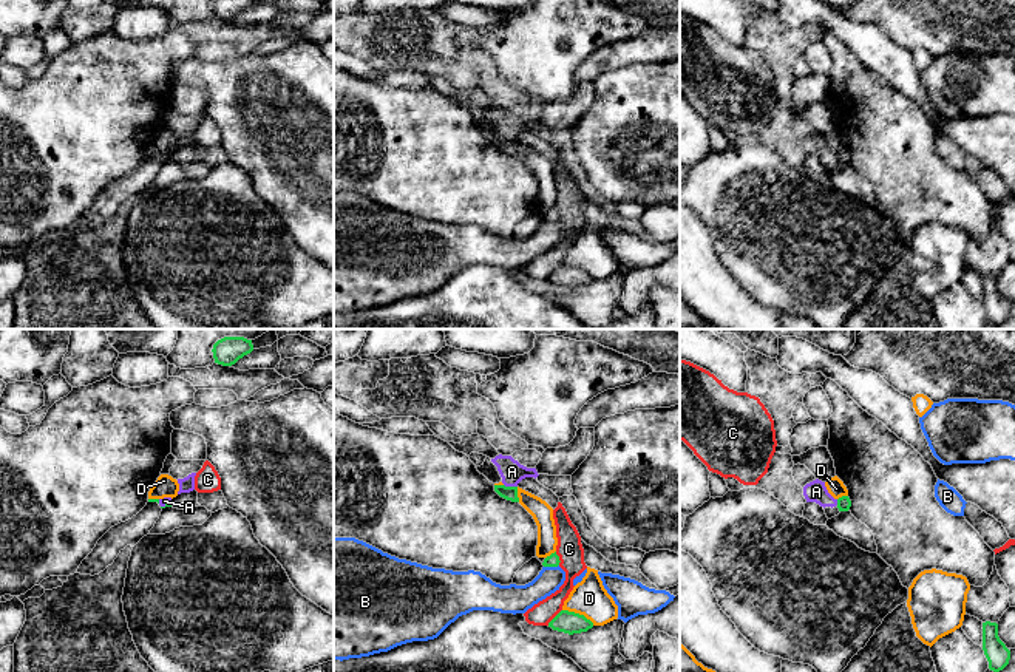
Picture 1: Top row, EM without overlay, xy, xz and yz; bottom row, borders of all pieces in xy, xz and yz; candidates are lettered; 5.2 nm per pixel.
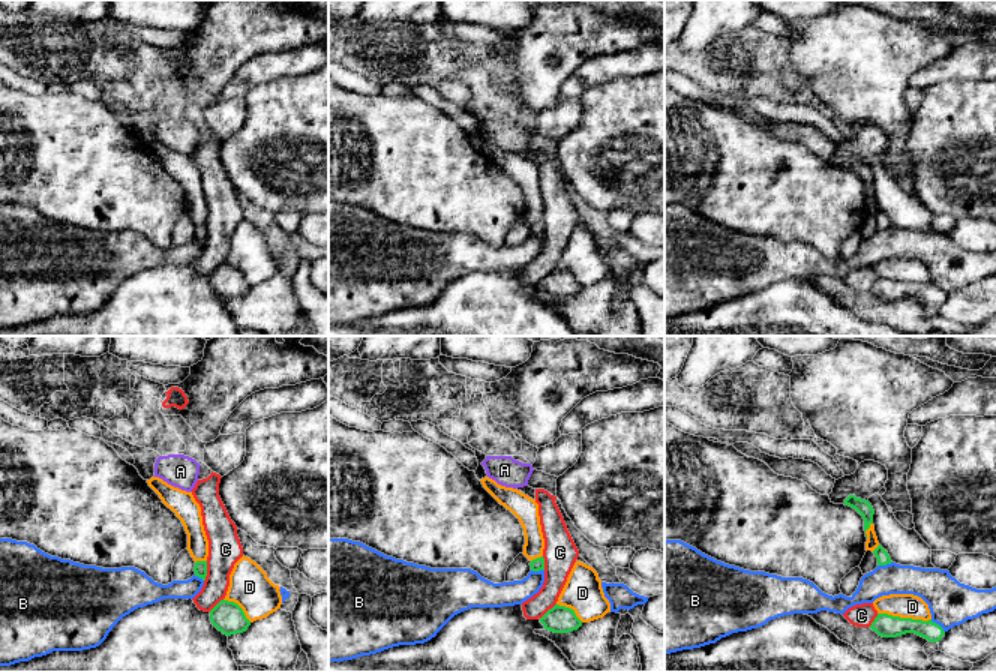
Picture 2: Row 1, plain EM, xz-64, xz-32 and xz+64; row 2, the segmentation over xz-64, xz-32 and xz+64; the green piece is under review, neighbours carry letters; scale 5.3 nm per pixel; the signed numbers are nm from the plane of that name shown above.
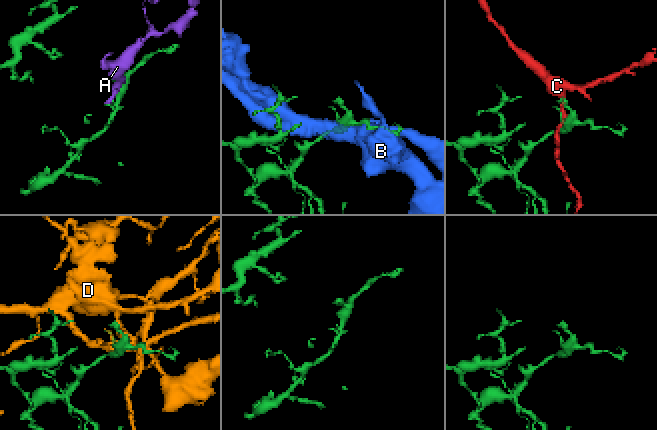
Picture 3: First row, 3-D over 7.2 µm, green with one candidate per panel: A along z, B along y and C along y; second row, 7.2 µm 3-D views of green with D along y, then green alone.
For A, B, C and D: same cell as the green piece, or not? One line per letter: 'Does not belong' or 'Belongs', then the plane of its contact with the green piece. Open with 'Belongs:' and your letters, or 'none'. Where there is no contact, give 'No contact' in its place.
Belongs: none
A: Does not belong. Touches green in xz
B: Does not belong. Touches green in xz
C: Does not belong. Touches green in xz
D: Does not belong. Touches green in xz

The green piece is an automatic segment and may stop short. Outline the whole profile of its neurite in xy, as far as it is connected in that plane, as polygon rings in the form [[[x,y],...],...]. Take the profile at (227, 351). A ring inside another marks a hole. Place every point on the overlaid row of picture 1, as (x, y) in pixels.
[[[224,337],[213,344],[215,363],[232,366],[253,351],[252,340],[244,337]]]

